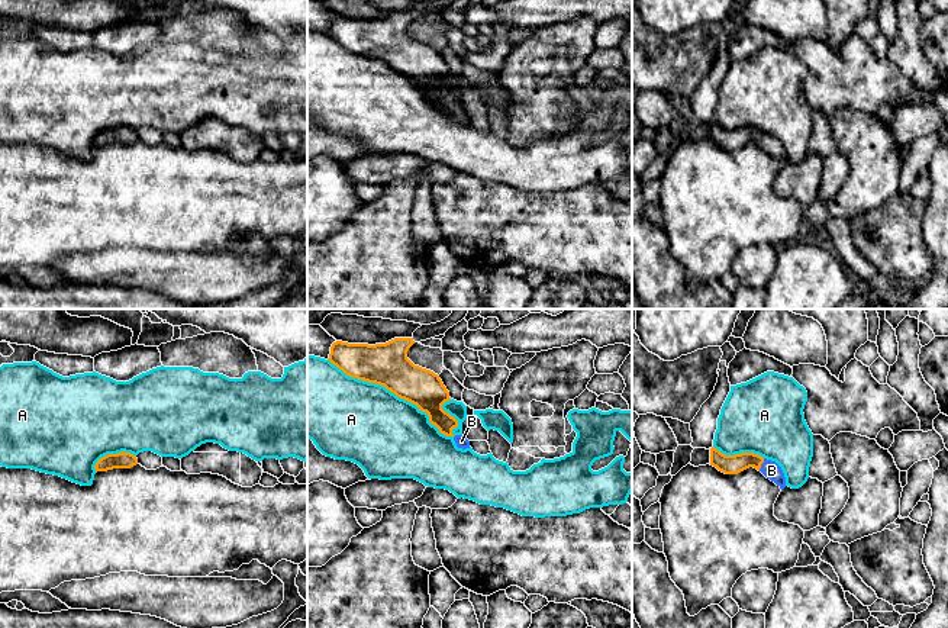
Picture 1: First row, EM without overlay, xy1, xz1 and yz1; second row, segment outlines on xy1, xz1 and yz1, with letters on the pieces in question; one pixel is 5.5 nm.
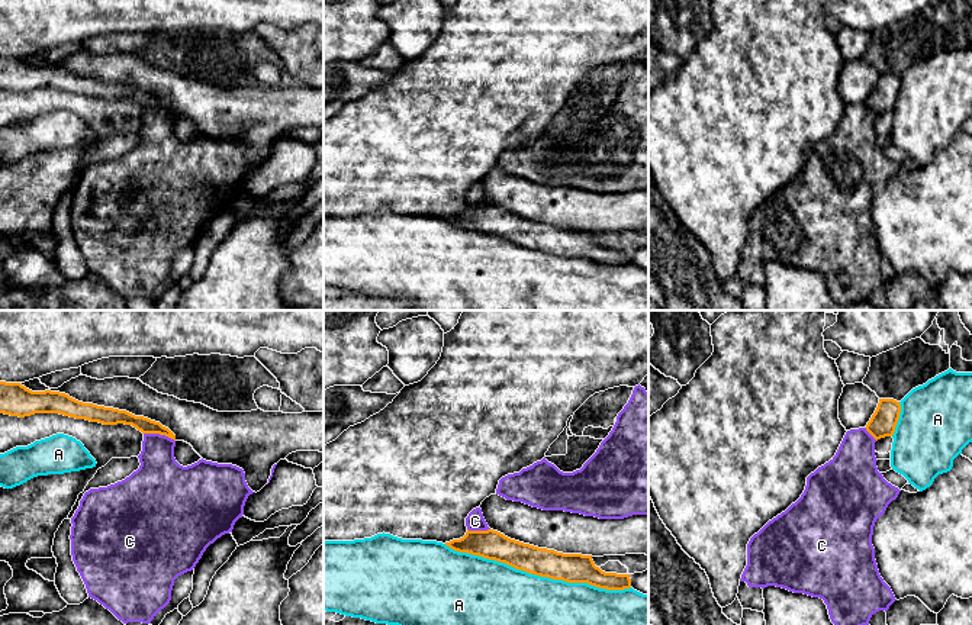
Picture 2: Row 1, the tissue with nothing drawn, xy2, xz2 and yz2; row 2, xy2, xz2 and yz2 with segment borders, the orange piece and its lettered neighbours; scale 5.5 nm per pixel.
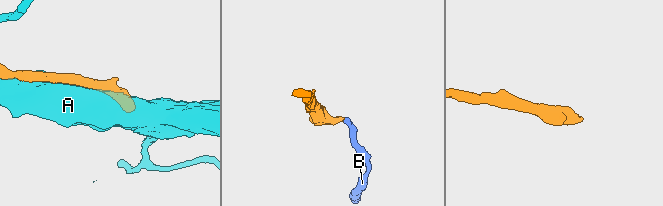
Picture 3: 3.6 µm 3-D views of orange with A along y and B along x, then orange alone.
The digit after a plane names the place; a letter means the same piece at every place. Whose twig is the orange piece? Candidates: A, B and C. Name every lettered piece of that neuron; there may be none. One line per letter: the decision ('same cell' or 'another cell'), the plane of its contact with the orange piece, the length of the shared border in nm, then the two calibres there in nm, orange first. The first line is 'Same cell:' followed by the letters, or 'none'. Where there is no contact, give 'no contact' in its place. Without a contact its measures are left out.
Same cell: B
A: another cell | xz2 | 1050 nm | 160/340 nm
B: same cell | yz1 | 80 nm | 110/100 nm
C: another cell | xy2 | 180 nm | 90/280 nm

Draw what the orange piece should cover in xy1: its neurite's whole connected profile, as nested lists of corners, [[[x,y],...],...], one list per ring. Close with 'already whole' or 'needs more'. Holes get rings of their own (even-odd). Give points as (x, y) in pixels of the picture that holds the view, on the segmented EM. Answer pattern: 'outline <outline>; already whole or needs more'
outline [[[122,451],[117,454],[107,454],[107,455],[101,457],[96,463],[94,468],[97,473],[97,471],[113,470],[113,468],[130,468],[136,464],[138,464],[136,455]]]; already whole

